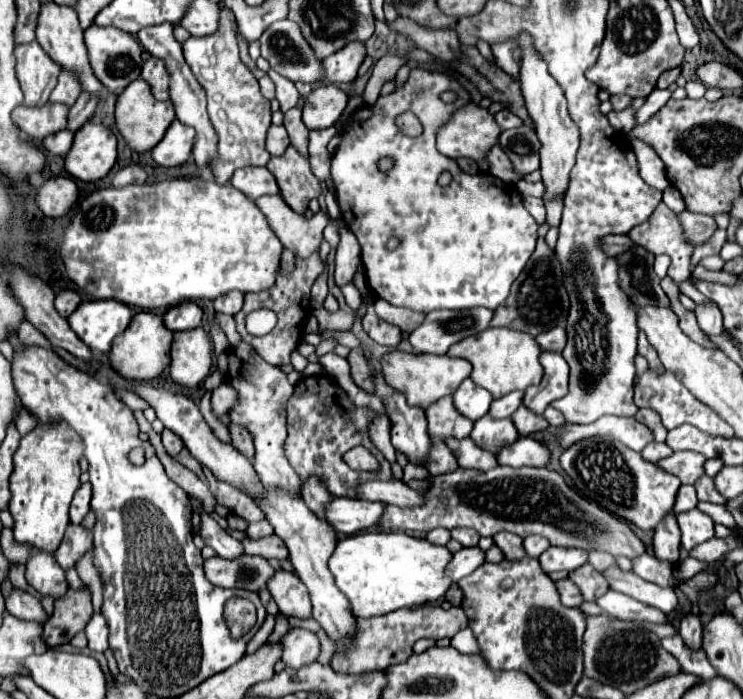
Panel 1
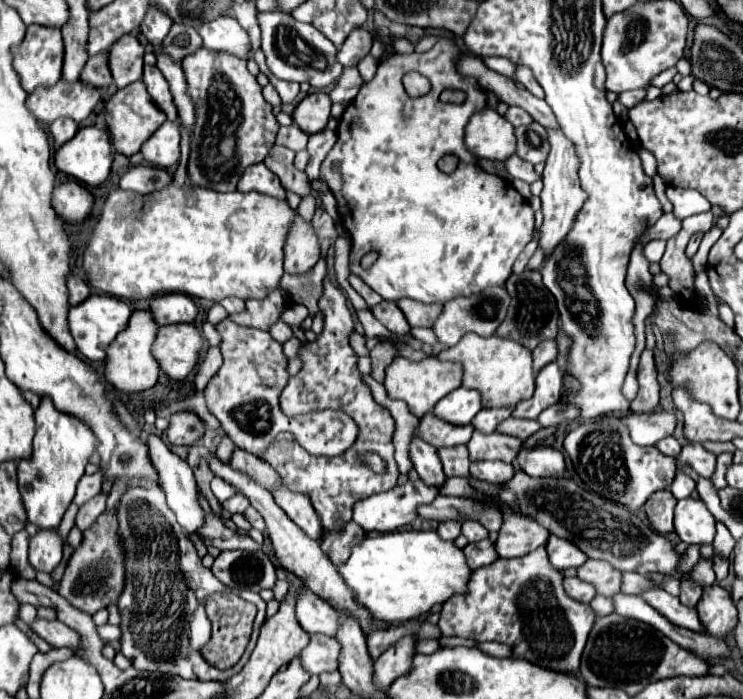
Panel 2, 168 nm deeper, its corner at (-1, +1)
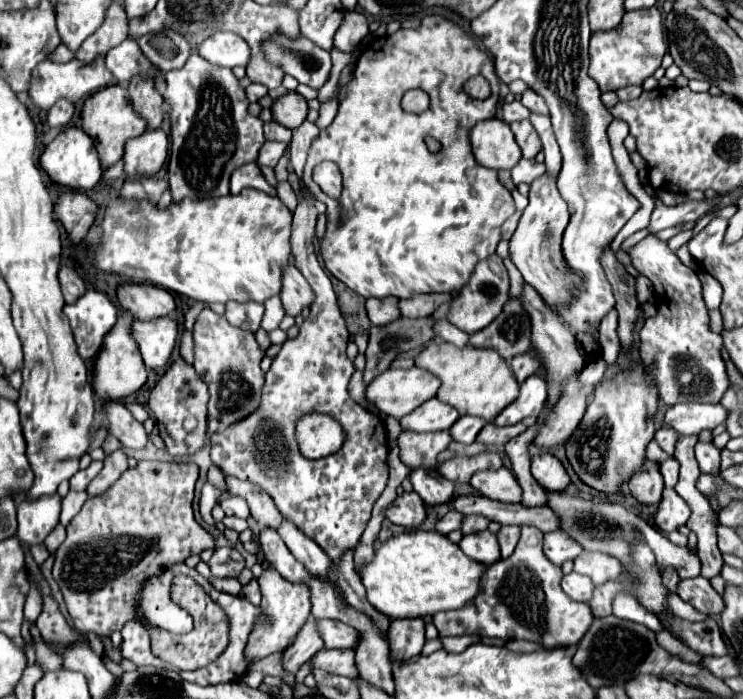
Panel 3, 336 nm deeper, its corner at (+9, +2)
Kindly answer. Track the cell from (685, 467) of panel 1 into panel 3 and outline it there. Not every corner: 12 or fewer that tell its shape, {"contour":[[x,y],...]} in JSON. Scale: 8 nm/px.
{"contour":[[696,443],[702,473],[720,471],[720,451],[712,443]]}

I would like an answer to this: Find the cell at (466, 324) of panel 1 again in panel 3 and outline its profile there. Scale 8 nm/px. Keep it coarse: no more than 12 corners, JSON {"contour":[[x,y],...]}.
{"contour":[[498,255],[476,265],[446,319],[472,335],[510,299]]}

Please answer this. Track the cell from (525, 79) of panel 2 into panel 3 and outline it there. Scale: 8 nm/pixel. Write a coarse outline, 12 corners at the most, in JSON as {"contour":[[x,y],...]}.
{"contour":[[532,89],[522,93],[522,105],[530,111],[548,115],[538,93]]}

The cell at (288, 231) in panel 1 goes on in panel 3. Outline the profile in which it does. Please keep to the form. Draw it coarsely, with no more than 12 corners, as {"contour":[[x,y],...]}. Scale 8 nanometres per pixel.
{"contour":[[284,267],[282,305],[296,317],[314,301],[304,275]]}

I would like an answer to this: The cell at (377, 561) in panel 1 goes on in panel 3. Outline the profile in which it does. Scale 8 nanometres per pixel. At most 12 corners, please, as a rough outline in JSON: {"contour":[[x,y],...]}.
{"contour":[[402,531],[360,567],[388,619],[460,609],[486,565]]}

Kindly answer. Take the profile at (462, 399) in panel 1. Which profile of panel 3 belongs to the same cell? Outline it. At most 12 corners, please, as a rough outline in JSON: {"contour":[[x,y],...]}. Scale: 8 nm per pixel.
{"contour":[[434,397],[402,417],[418,433],[450,429],[460,413]]}

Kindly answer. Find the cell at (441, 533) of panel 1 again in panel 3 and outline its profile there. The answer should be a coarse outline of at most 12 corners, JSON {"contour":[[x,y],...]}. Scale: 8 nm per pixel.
{"contour":[[448,513],[436,523],[436,531],[448,535],[460,529],[462,515]]}

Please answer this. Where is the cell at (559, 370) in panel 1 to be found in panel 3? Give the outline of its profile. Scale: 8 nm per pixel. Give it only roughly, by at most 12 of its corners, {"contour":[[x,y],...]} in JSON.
{"contour":[[534,373],[496,419],[512,425],[538,417],[546,405],[546,381]]}

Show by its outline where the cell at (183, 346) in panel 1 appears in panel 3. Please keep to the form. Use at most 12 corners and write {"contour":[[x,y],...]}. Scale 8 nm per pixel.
{"contour":[[134,321],[132,333],[148,369],[168,365],[176,321]]}

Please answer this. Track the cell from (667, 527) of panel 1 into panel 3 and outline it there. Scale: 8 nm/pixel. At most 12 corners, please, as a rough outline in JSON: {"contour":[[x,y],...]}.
{"contour":[[646,461],[628,487],[642,505],[658,505],[664,491],[658,463]]}

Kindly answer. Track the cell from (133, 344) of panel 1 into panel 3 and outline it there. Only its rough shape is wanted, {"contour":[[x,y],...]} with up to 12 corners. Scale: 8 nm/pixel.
{"contour":[[132,315],[118,317],[96,357],[94,391],[120,399],[146,383]]}

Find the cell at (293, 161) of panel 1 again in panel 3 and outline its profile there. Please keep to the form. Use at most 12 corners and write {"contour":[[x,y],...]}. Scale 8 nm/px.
{"contour":[[266,141],[258,155],[260,167],[276,167],[286,145]]}

